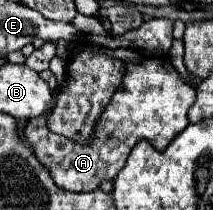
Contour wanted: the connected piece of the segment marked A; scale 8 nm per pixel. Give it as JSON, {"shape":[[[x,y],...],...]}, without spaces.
{"shape":[[[143,57],[139,63],[125,63],[121,87],[99,115],[95,123],[97,129],[93,129],[91,141],[79,143],[51,133],[47,127],[47,119],[53,113],[53,107],[49,107],[41,117],[27,119],[23,127],[23,137],[33,149],[35,157],[41,161],[41,165],[51,173],[59,189],[93,191],[99,187],[101,181],[115,179],[115,175],[125,165],[129,151],[139,139],[149,139],[149,143],[157,151],[163,151],[169,145],[169,141],[189,125],[187,111],[195,103],[195,97],[195,87],[187,81],[181,81],[181,75],[175,71],[169,57]]]}

